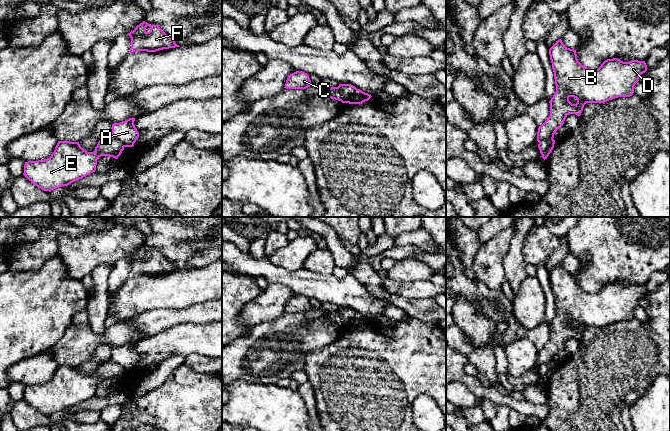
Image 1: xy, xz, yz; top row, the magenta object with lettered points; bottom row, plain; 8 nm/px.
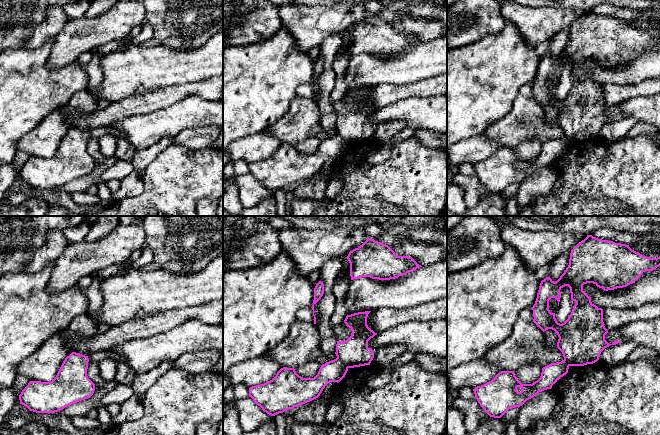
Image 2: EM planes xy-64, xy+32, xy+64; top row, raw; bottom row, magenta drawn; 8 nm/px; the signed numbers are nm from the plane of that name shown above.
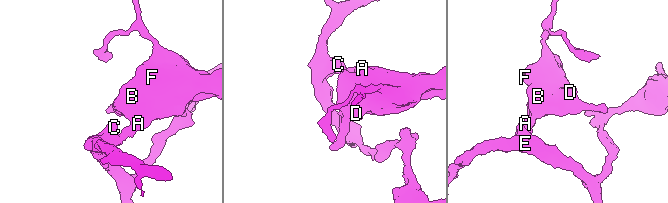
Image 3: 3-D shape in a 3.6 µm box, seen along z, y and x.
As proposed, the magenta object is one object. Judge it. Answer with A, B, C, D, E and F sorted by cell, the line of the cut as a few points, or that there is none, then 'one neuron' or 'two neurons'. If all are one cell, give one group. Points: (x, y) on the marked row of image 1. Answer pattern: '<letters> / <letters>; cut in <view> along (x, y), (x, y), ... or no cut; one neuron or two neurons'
A B D F / C E; cut in xz along (337, 87), (341, 100); two neurons

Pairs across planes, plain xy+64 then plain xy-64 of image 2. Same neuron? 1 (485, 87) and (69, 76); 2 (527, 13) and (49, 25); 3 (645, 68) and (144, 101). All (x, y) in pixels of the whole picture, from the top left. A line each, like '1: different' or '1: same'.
1: same
2: different
3: different

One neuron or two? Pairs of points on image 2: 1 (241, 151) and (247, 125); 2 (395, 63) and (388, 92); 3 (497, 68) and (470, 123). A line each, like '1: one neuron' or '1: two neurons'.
1: two neurons
2: two neurons
3: one neuron

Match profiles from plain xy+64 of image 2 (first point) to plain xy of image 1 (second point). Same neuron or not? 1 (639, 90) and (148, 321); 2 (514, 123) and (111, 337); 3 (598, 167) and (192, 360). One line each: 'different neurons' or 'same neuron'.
1: same neuron
2: same neuron
3: different neurons

